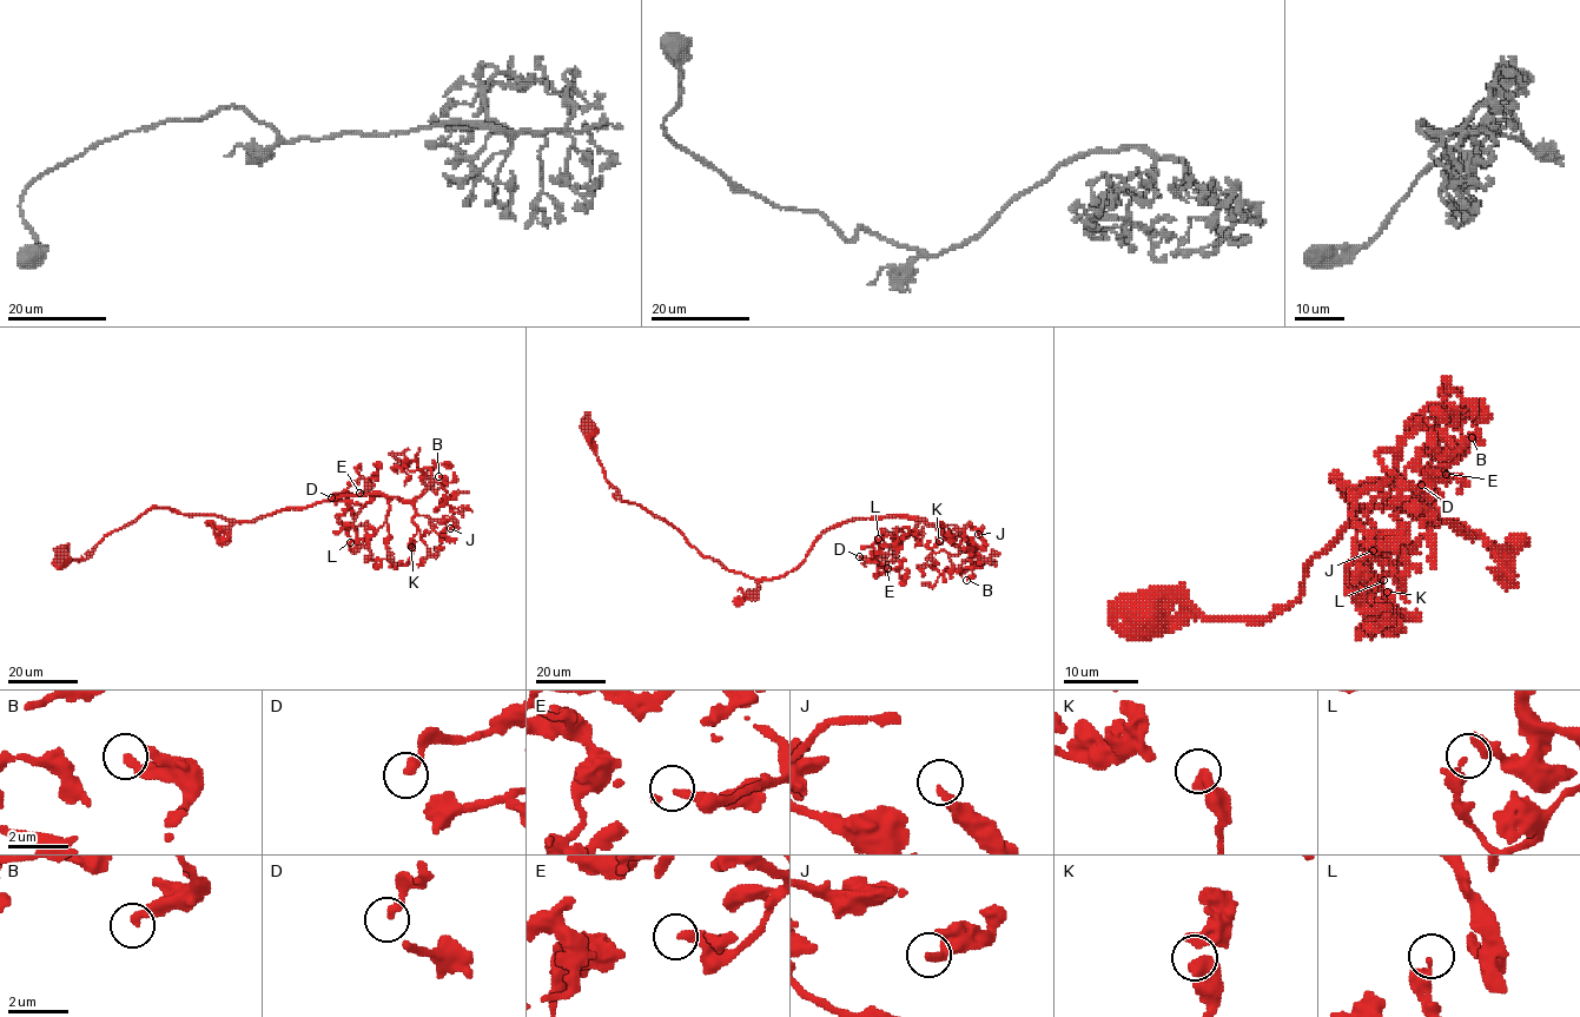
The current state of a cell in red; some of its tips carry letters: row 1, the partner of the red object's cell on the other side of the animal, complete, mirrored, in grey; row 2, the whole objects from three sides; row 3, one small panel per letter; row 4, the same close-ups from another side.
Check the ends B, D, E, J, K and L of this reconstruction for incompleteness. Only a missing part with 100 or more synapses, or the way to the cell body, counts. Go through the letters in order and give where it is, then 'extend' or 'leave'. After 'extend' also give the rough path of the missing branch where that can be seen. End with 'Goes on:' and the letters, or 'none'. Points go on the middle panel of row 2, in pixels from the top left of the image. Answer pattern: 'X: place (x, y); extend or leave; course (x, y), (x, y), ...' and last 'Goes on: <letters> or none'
B: place (966, 580); leave
D: place (859, 556); leave
E: place (887, 568); leave
J: place (978, 534); leave
K: place (939, 541); leave
L: place (878, 539); leave
Goes on: none

